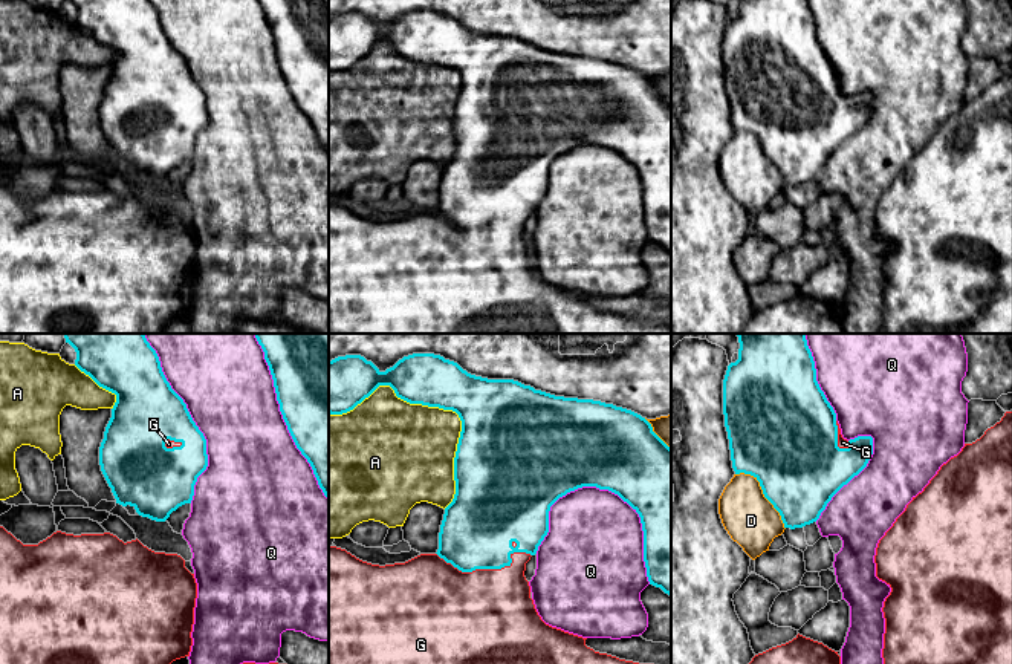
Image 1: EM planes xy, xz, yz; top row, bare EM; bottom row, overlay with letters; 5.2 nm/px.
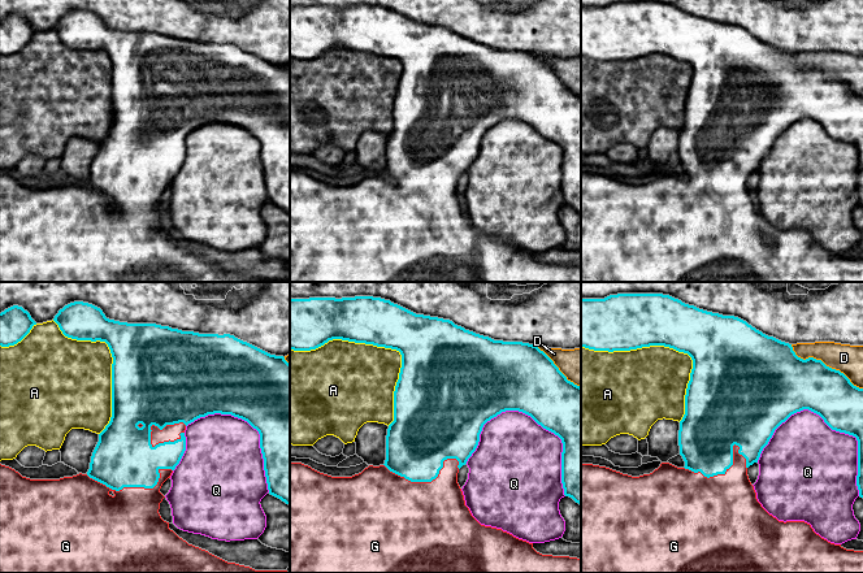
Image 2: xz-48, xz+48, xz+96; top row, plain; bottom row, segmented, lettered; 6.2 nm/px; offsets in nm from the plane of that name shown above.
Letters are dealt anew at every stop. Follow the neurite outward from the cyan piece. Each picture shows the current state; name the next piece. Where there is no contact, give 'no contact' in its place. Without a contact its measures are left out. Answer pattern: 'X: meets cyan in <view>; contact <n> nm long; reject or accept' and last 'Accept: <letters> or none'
A: meets cyan in xz; contact 800 nm long; reject
D: meets cyan in yz; contact 400 nm long; reject
G: meets cyan in xz; contact 500 nm long; accept
Q: meets cyan in xz; contact 650 nm long; reject
Accept: G

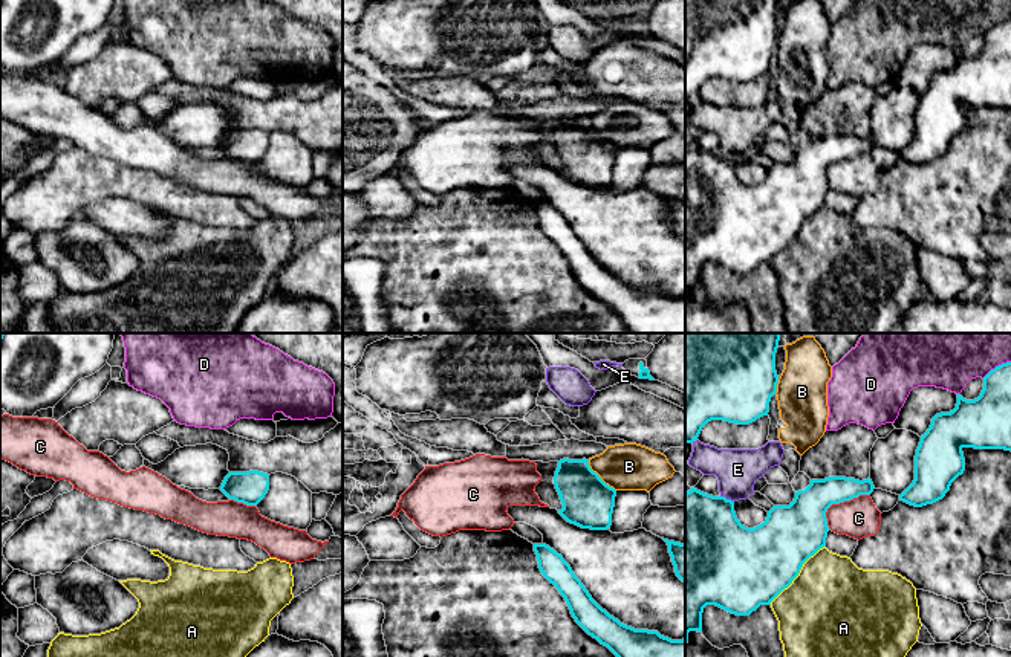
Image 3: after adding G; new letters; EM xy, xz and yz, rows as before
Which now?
A: meets cyan in yz; contact 420 nm long; reject
B: meets cyan in xz; contact 220 nm long; reject
C: meets cyan in yz; contact 280 nm long; reject
D: meets cyan in yz; contact 180 nm long; reject
E: meets cyan in yz; contact 80 nm long; reject
Accept: none

